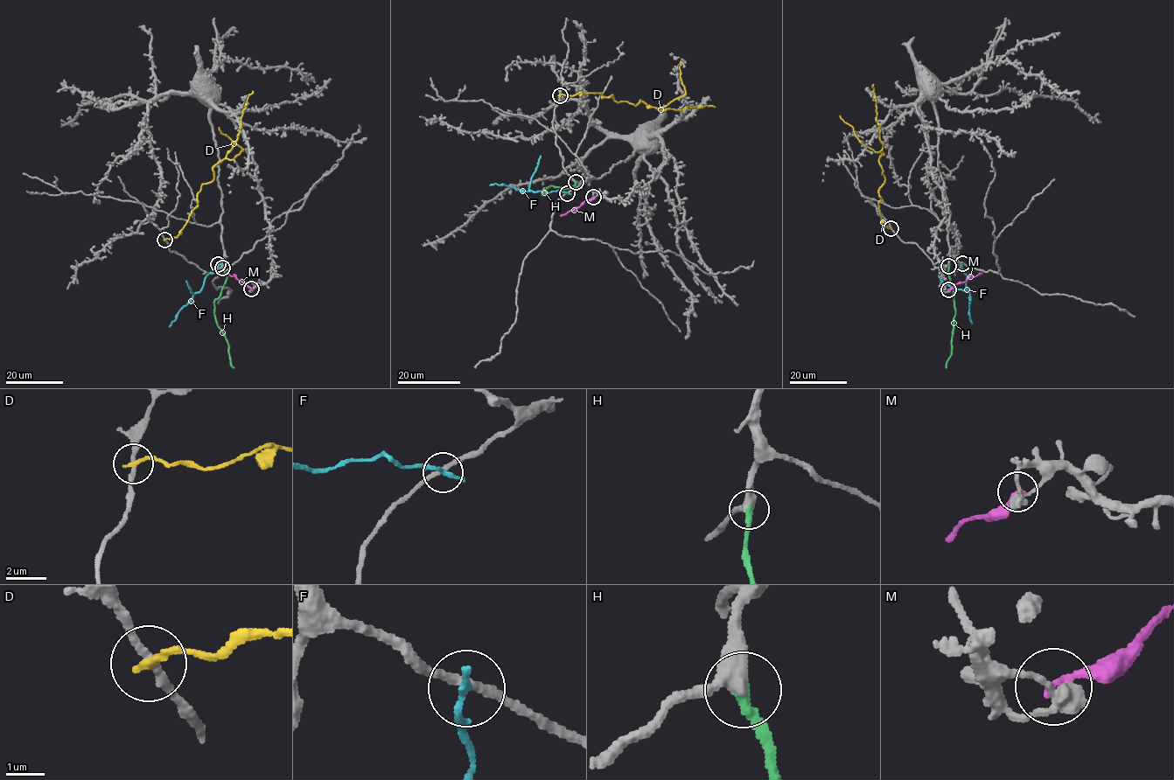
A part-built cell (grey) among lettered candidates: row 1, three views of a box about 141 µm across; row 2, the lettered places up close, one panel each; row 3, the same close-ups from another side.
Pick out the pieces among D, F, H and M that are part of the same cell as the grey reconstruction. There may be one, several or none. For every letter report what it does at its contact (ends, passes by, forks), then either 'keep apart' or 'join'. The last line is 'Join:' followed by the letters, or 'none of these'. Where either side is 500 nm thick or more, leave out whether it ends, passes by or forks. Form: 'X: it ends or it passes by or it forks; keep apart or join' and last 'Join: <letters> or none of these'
D: it ends; keep apart
F: it ends; keep apart
H: it ends; join
M: it ends; keep apart
Join: H

